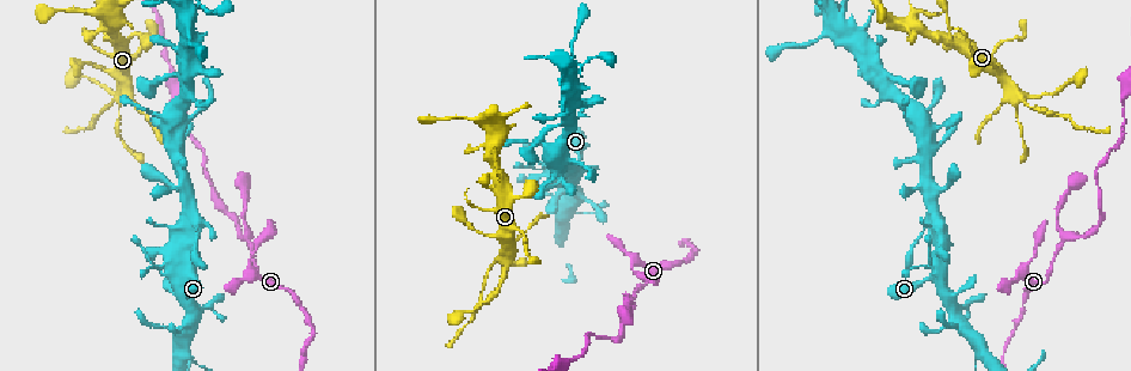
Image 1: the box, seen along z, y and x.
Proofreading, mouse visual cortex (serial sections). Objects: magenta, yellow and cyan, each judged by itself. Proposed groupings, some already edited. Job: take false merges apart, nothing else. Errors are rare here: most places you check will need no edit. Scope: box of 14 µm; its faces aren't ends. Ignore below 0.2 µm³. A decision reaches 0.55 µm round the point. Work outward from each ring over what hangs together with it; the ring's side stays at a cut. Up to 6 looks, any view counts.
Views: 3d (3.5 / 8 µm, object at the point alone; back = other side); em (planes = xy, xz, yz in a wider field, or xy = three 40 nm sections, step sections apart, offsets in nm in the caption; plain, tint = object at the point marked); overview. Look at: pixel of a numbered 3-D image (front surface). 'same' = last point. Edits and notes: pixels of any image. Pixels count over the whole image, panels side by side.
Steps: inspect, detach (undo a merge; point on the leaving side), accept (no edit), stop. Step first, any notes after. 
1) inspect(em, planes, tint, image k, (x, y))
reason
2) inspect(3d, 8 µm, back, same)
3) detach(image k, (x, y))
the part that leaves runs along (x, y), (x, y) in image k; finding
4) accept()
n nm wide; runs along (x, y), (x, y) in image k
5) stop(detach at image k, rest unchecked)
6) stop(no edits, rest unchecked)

inspect(3d, 3.5 µm, back, image 1, (1063, 240))
arms part here

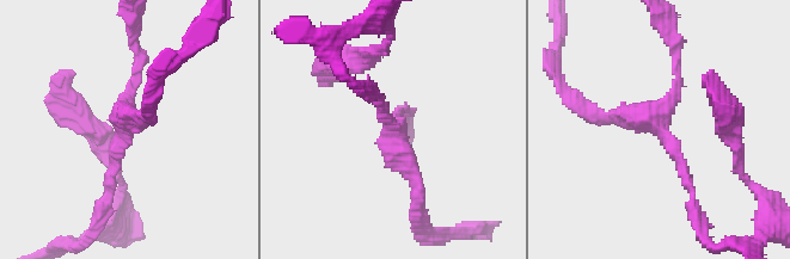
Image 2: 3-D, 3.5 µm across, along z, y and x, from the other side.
inspect(em, xy, step 1, tint, image 2, (397, 132))
shape alone is not enough

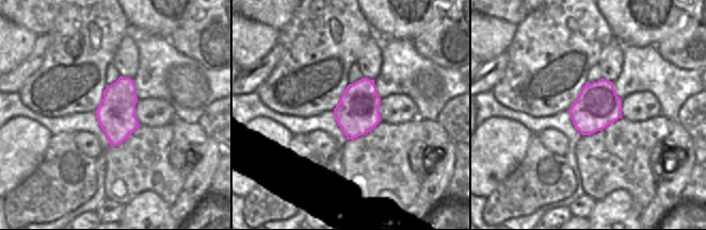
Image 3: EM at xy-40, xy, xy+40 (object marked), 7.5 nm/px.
accept()
runs along (691, 190), (648, 117), (583, 109) in image 2; one cell here

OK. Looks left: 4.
inspect(3d, 3.5 µm, back, image 1, (503, 190))

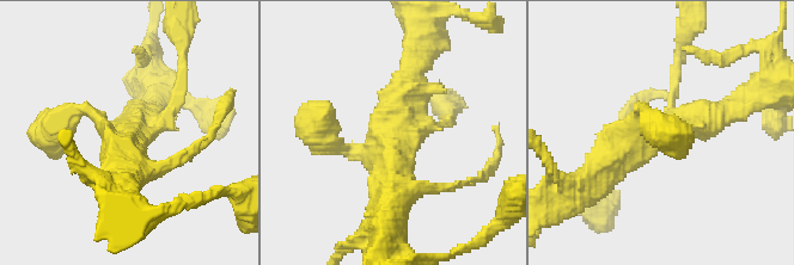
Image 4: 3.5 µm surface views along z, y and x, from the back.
accept()
runs along (598, 174), (643, 139), (732, 109) in image 4; all the same cell

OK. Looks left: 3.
inspect(3d, 3.5 µm, back, image 1, (110, 17))
abrupt turn

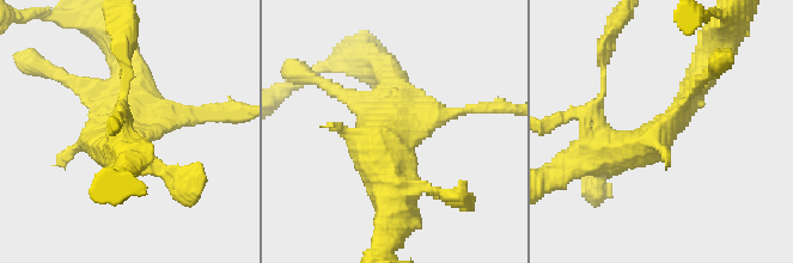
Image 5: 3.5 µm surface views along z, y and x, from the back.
inspect(em, xy, step 5, tint, image 5, (391, 122))

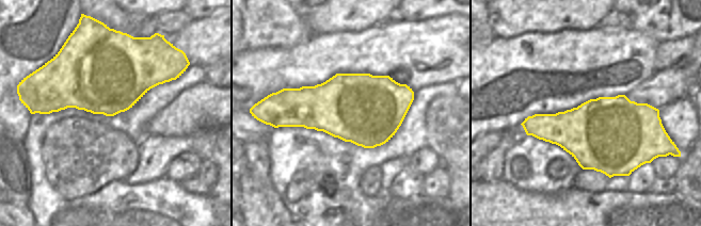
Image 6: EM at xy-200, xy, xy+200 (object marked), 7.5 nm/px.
accept()
550 nm wide; runs along (391, 188), (380, 133), (465, 109) in image 5; continuous, no second cell

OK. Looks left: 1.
stop(no edits, rest unchecked)

